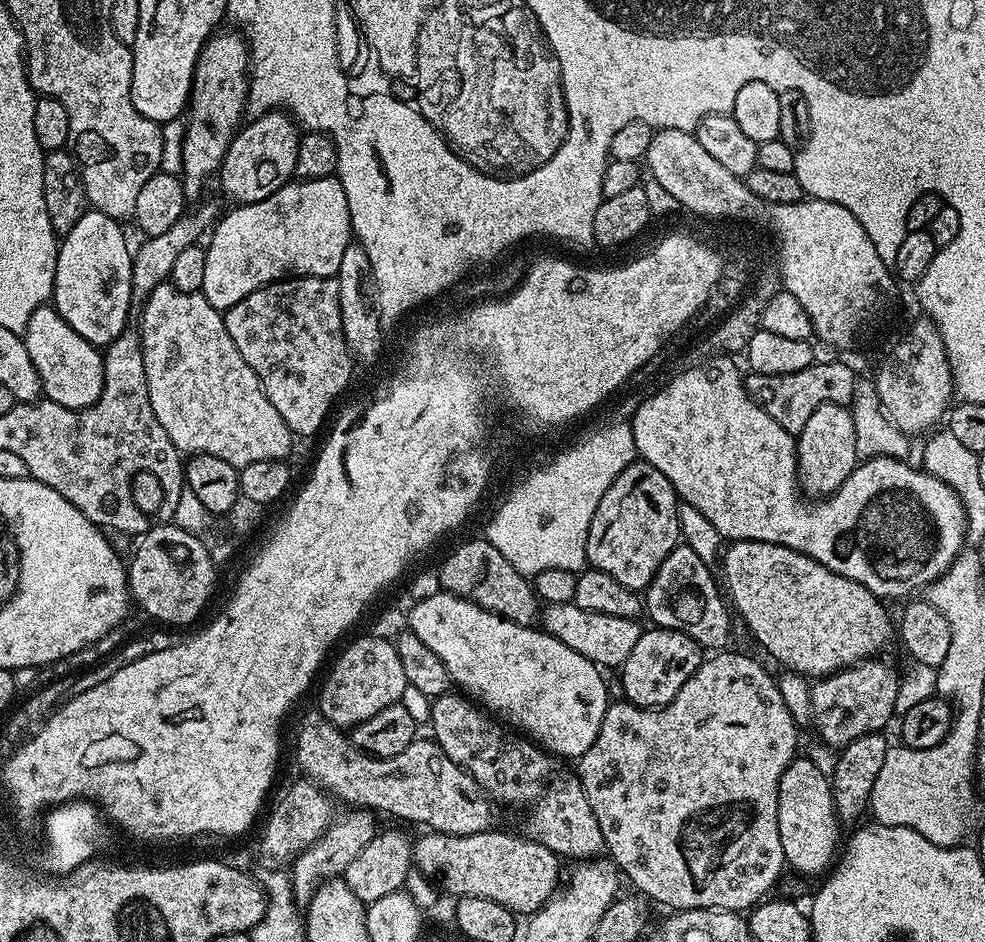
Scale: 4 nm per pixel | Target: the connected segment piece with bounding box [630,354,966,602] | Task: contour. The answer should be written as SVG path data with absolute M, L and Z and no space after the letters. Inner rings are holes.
M719 354L711 360L704 360L701 364L696 364L693 368L685 367L673 378L669 384L664 384L656 393L645 395L644 401L638 406L636 413L630 418L630 427L634 434L634 446L636 447L639 459L646 461L654 470L662 470L666 478L674 486L677 497L683 503L694 506L714 525L714 530L718 530L725 541L733 540L757 540L758 542L770 542L771 544L781 544L795 552L806 554L814 558L814 562L822 562L834 574L842 574L842 578L850 578L850 582L858 582L858 586L866 586L875 596L879 596L881 601L896 600L899 596L903 598L911 597L919 590L927 589L929 584L933 584L947 568L954 563L966 544L966 517L964 514L964 504L961 502L956 491L946 482L934 478L923 467L911 468L904 458L895 456L874 456L864 458L857 463L856 469L838 486L838 490L827 498L803 498L800 487L800 477L796 474L796 442L797 437L793 433L782 430L762 406L758 406L752 400L752 395L748 393L745 377L740 377L740 368L735 364L733 357L728 354Z

